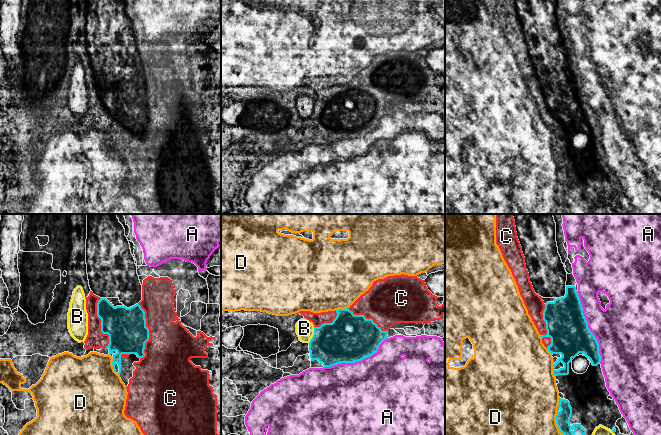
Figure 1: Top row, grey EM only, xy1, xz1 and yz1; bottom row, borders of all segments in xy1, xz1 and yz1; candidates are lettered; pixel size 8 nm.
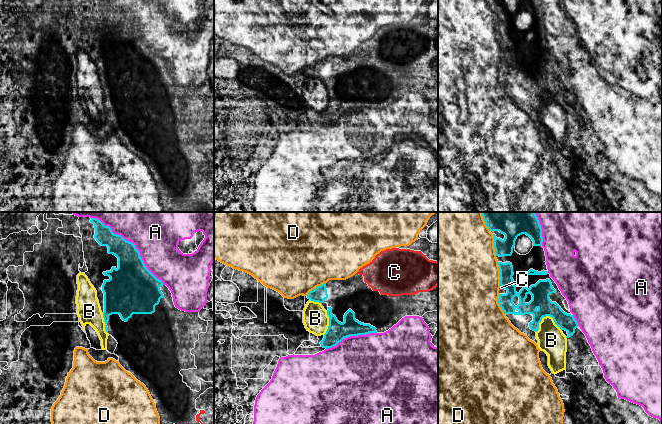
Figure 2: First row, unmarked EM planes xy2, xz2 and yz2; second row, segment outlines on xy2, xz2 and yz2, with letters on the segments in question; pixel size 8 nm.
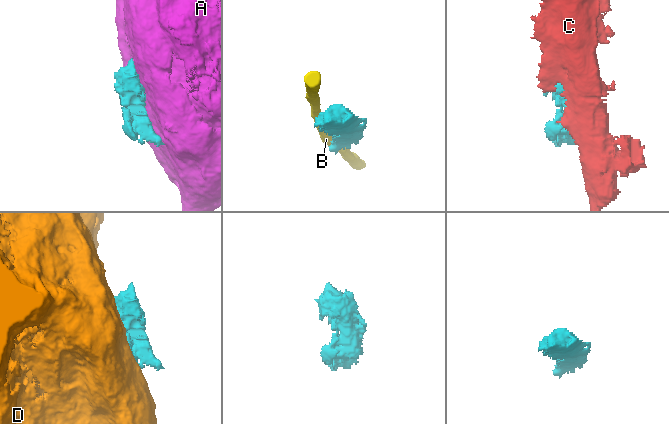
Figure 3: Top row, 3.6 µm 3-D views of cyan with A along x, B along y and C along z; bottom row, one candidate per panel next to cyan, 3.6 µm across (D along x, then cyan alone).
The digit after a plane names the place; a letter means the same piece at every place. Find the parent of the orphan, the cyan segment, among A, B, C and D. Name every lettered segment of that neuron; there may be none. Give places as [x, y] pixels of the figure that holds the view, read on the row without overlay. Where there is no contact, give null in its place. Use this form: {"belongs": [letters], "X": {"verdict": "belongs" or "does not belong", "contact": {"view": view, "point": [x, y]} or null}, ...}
{"belongs": [], "A": {"verdict": "does not belong", "contact": {"view": "xy2", "point": [136, 25]}}, "B": {"verdict": "does not belong", "contact": {"view": "yz2", "point": [546, 91]}}, "C": {"verdict": "does not belong", "contact": {"view": "xy1", "point": [148, 107]}}, "D": {"verdict": "does not belong", "contact": {"view": "yz2", "point": [500, 50]}}}

